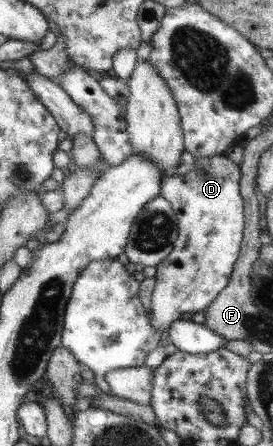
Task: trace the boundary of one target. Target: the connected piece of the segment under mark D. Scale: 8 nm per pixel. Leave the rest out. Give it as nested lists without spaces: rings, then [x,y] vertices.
[[[224,155],[195,159],[192,169],[184,174],[166,174],[160,181],[159,195],[170,203],[176,214],[178,234],[173,246],[155,268],[155,285],[151,295],[149,323],[156,334],[168,330],[170,323],[178,320],[186,312],[200,312],[216,298],[226,286],[234,262],[238,259],[243,237],[243,202],[239,193],[238,166]]]

